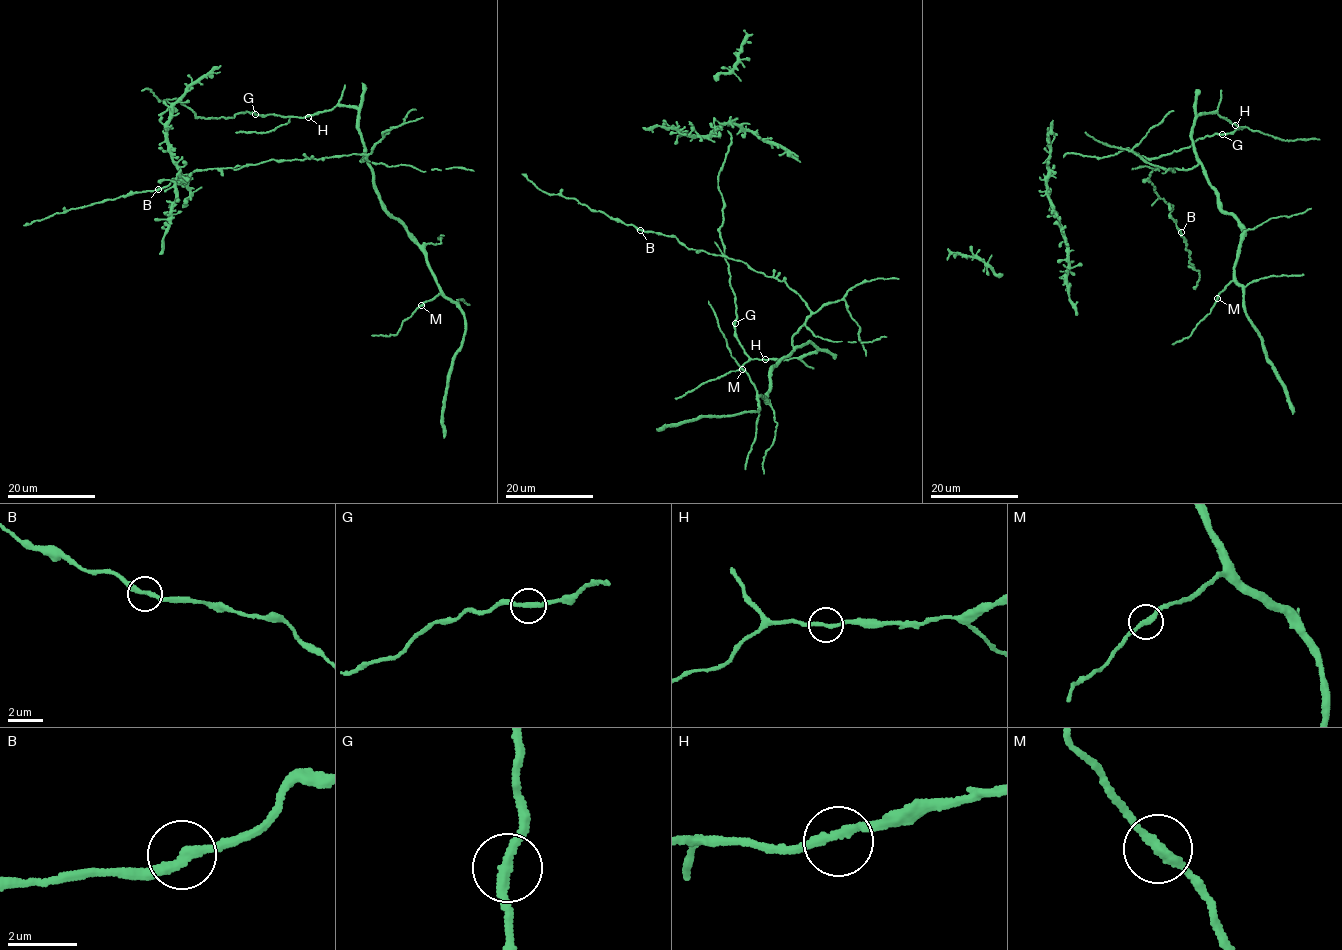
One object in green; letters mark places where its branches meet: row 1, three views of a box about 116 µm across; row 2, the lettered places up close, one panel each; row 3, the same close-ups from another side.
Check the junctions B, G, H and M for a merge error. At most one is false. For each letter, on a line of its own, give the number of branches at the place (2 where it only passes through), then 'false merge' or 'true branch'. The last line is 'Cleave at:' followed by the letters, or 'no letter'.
B: branches 2; true branch
G: branches 2; true branch
H: branches 2; true branch
M: branches 2; true branch
Cleave at: no letter

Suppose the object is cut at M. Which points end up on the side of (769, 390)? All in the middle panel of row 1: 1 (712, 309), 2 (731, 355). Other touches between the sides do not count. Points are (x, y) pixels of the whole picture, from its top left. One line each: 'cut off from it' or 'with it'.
1: cut off from it
2: cut off from it

